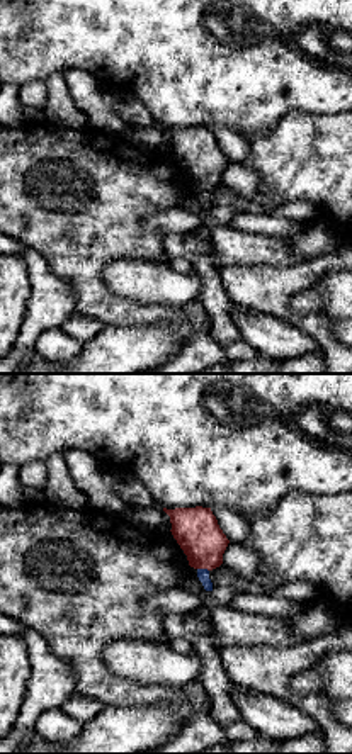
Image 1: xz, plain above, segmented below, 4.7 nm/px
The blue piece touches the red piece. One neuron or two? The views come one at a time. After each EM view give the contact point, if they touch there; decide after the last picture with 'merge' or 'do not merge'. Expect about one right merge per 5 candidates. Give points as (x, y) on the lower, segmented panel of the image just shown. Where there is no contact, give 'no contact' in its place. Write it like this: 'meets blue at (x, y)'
meets blue at (203, 569)

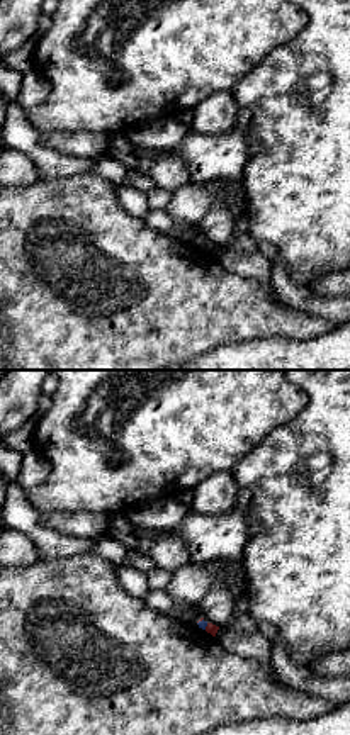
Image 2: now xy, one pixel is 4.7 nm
meets blue at (199, 622)

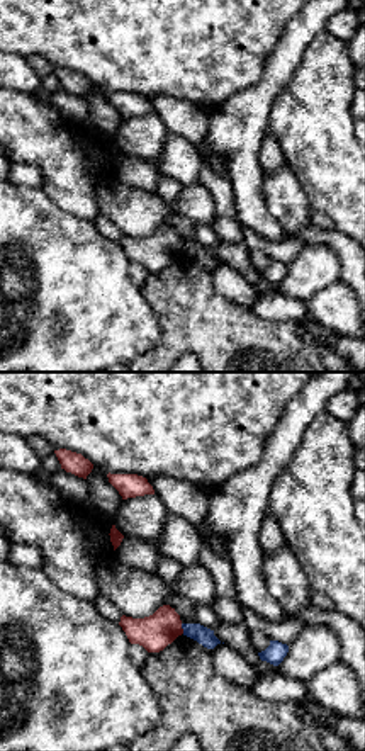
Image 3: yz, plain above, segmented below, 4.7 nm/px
meets blue at (182, 627)

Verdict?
do not merge

